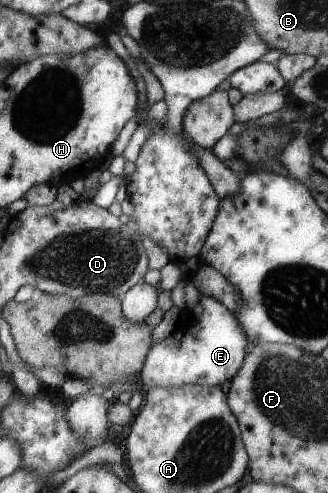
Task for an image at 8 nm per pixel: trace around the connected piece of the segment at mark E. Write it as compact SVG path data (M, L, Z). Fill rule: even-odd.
M200 292L199 302L193 308L181 310L180 320L173 334L153 344L138 376L139 382L149 388L187 384L221 387L223 382L233 380L241 370L249 349L249 340L235 314L214 297Z

